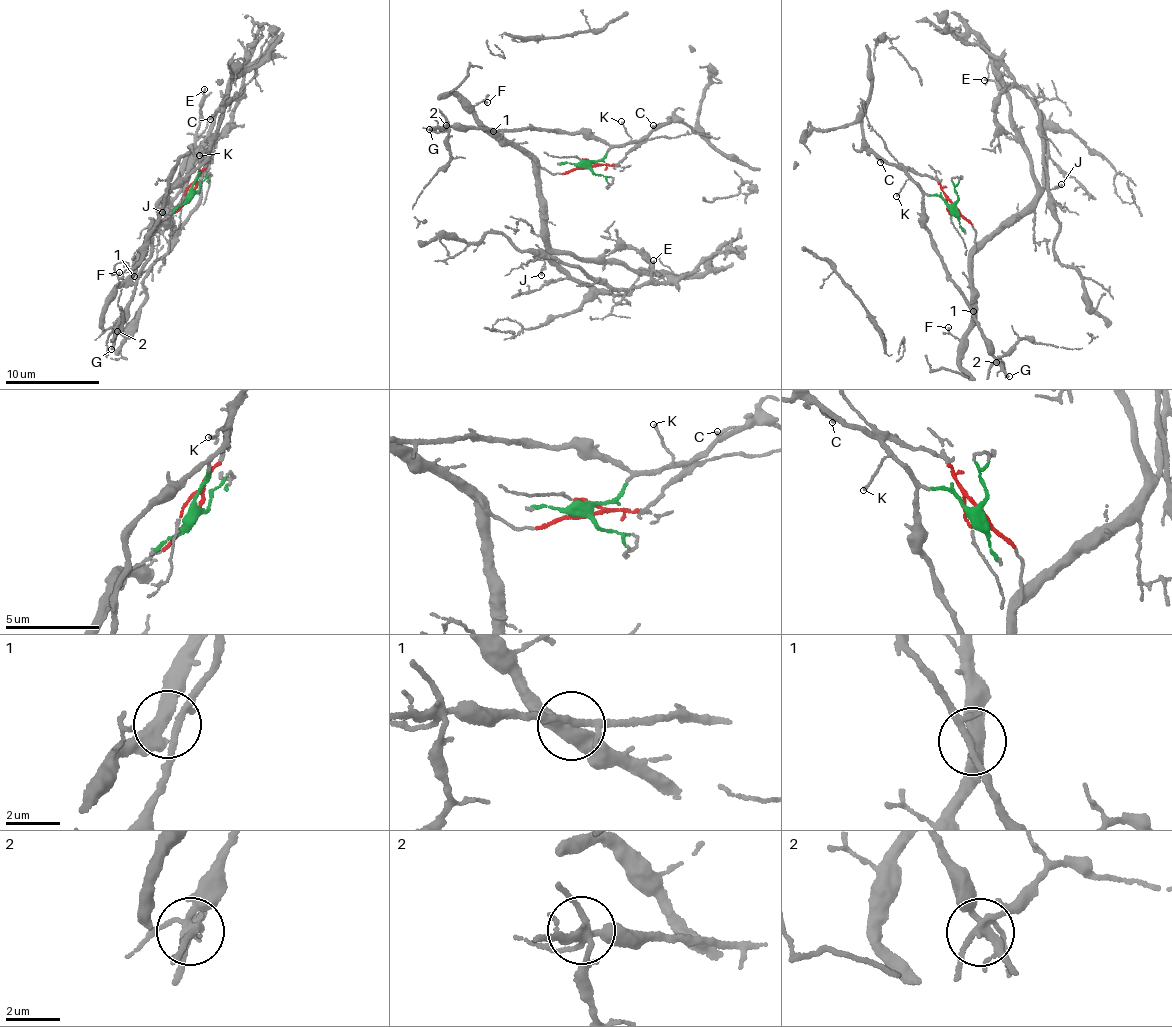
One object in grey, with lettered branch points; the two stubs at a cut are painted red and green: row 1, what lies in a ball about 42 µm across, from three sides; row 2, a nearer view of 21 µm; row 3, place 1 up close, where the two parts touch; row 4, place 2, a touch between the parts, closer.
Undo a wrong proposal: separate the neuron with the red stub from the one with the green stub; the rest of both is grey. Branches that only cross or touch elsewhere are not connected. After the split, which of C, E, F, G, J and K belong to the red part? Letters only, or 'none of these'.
E, F, J

